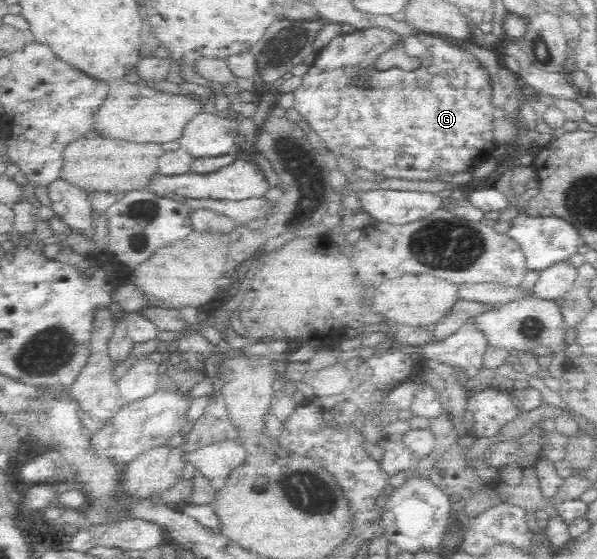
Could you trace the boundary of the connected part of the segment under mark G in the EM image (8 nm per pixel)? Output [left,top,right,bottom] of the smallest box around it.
[293,28,499,181]

